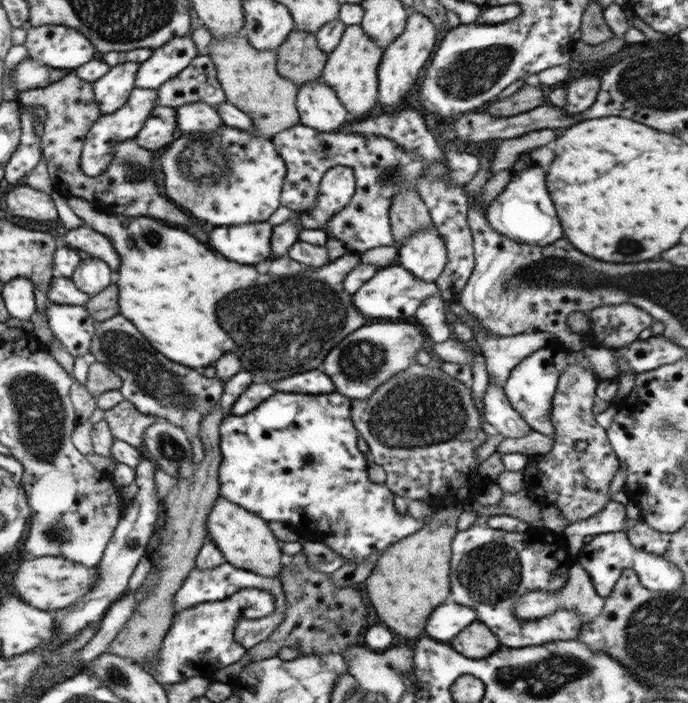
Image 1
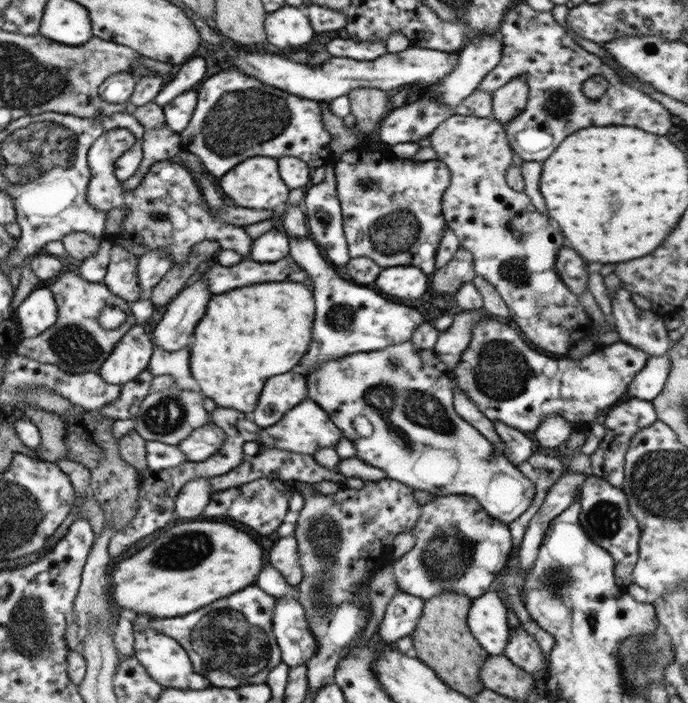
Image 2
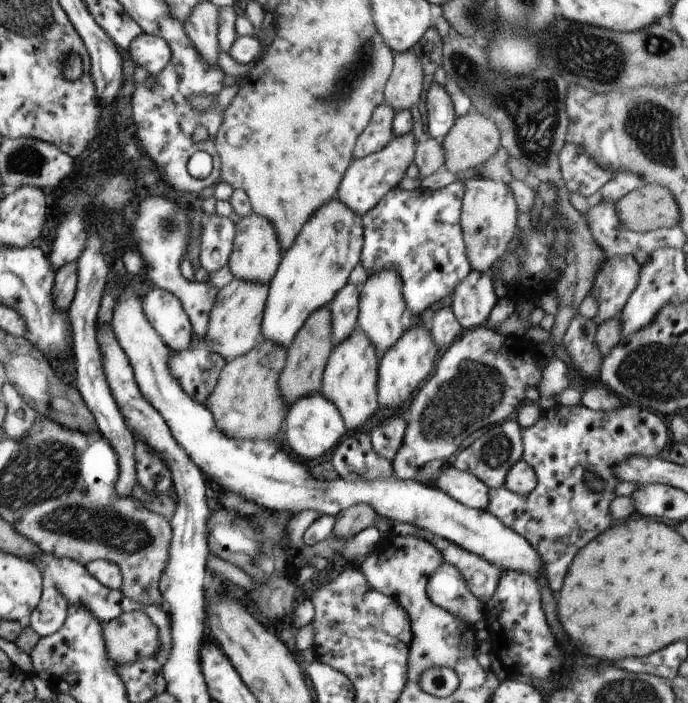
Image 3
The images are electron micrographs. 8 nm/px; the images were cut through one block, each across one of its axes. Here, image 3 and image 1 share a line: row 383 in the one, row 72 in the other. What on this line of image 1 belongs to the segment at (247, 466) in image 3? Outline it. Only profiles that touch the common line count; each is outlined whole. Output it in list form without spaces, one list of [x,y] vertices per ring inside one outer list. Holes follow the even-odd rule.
[[[189,36],[173,38],[163,48],[151,52],[151,58],[141,62],[135,72],[135,88],[157,90],[163,82],[181,72],[195,58],[193,40]]]

